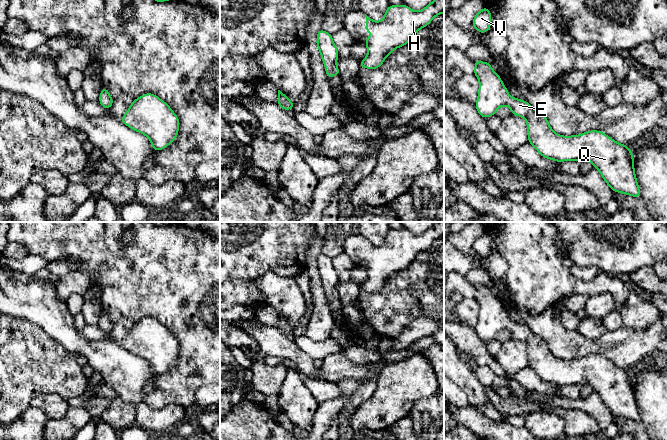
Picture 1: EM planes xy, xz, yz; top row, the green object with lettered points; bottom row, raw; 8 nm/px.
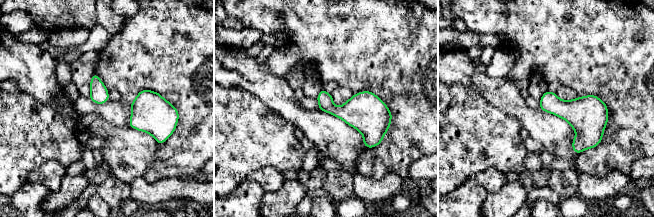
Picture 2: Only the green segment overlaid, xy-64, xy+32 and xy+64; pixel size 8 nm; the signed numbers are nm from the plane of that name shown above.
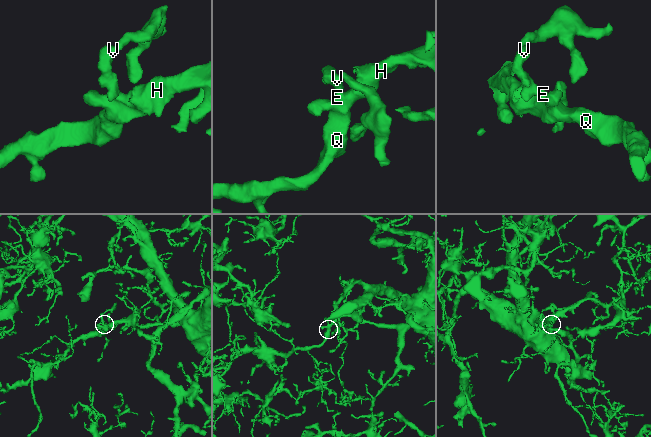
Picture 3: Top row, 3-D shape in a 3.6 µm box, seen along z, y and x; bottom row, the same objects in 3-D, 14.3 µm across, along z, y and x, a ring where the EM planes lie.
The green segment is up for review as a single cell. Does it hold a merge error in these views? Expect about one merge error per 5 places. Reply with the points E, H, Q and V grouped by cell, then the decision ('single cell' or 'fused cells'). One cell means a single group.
E H Q V; single cell

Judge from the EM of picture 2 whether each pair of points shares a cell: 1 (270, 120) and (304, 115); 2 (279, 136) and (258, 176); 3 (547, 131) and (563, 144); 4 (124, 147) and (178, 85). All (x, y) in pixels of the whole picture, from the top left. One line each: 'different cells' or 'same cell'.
1: different cells
2: different cells
3: same cell
4: different cells

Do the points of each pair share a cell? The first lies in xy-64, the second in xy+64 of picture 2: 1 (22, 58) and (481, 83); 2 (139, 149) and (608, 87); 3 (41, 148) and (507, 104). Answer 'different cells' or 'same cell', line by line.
1: same cell
2: different cells
3: different cells

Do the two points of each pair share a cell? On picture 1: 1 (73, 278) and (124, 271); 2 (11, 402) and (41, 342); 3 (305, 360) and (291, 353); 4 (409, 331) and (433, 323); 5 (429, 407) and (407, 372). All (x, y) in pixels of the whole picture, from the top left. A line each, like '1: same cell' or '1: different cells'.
1: different cells
2: same cell
3: same cell
4: same cell
5: different cells

